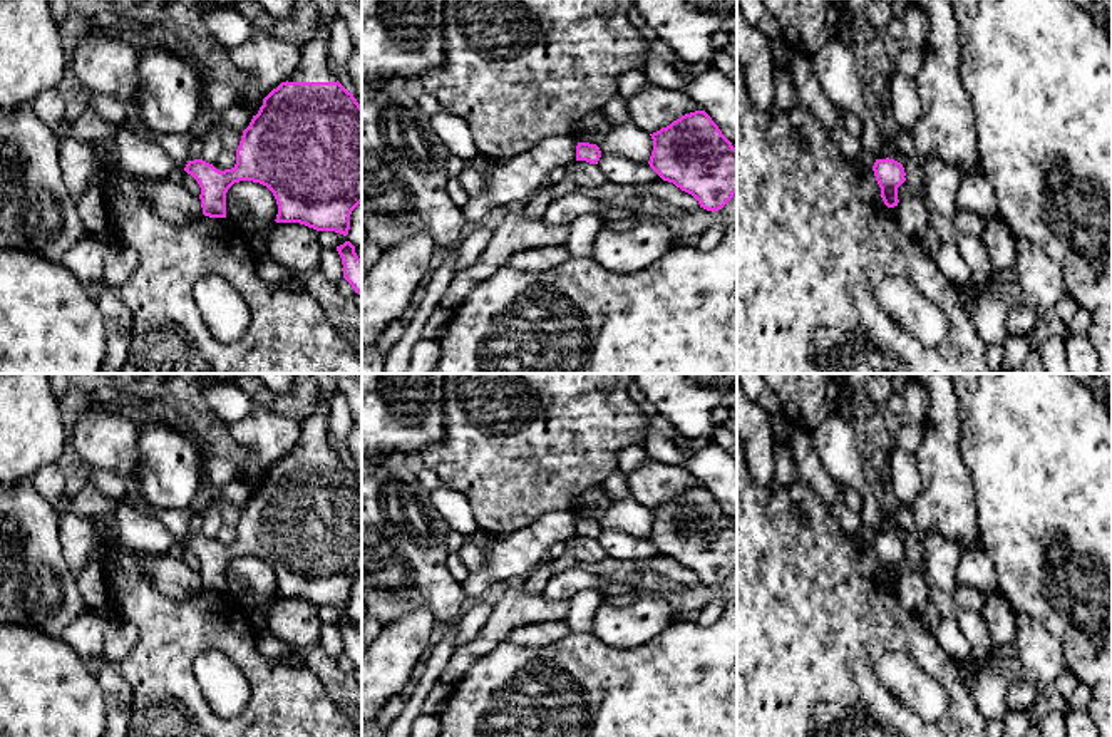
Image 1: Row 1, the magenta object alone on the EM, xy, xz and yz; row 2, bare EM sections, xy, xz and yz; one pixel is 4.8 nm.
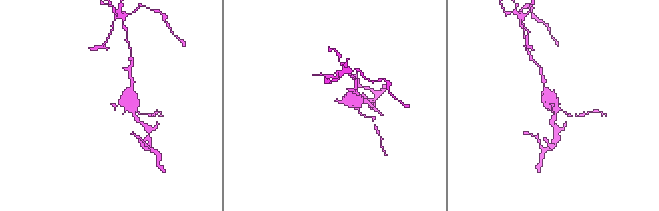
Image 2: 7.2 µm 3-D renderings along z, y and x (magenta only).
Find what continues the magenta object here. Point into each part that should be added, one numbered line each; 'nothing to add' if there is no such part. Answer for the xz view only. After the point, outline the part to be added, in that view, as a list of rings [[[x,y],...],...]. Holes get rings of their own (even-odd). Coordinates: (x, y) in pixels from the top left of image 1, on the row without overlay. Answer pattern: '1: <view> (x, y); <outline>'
nothing to add

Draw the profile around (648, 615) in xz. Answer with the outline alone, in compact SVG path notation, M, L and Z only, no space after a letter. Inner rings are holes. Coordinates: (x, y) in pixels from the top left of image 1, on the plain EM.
M640 593L626 608L603 601L595 613L593 635L610 647L631 648L668 628L677 613L677 598L665 593Z

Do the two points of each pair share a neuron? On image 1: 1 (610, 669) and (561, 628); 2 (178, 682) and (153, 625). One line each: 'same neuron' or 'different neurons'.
1: different neurons
2: same neuron

